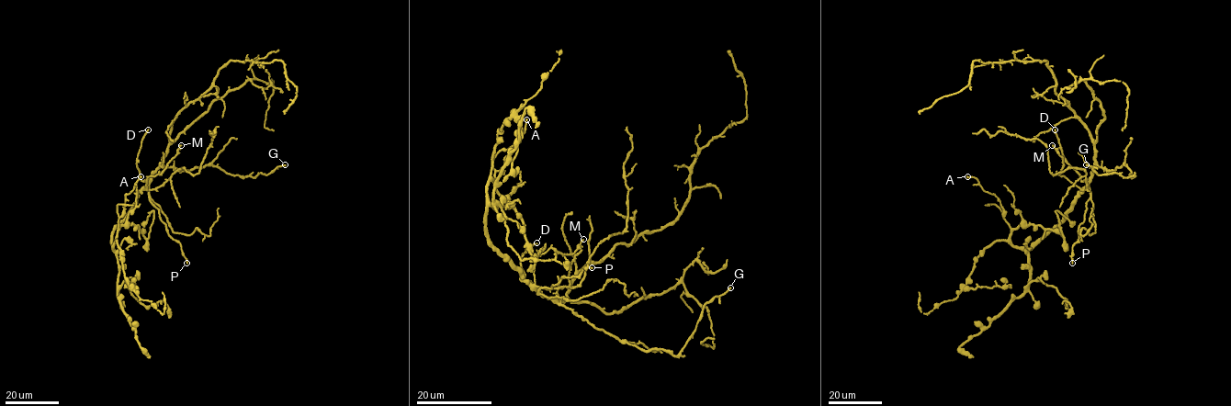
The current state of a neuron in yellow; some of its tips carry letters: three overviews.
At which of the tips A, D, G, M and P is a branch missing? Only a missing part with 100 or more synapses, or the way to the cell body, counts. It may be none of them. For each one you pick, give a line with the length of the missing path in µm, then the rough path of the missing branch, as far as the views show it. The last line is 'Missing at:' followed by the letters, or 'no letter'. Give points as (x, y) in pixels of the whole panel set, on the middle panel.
D: about 40 µm are missing; missing branch runs (536, 242), (570, 246), (595, 269), (600, 289)
Missing at: D

